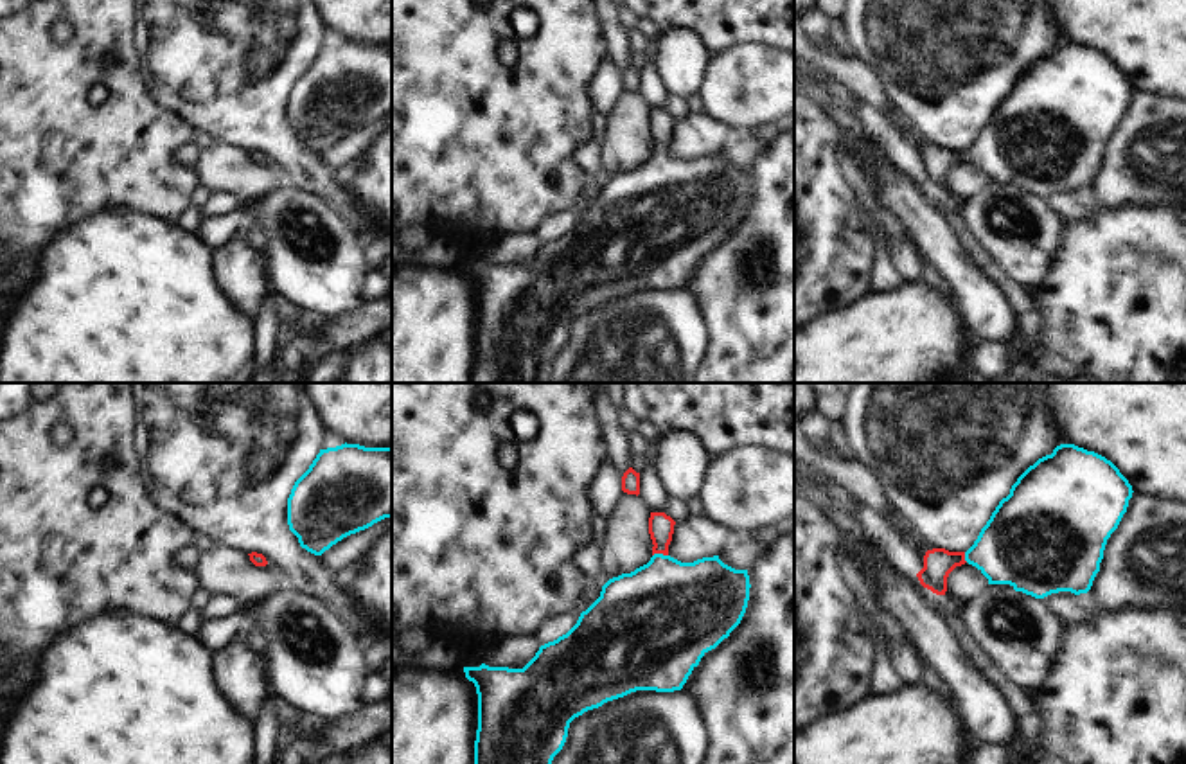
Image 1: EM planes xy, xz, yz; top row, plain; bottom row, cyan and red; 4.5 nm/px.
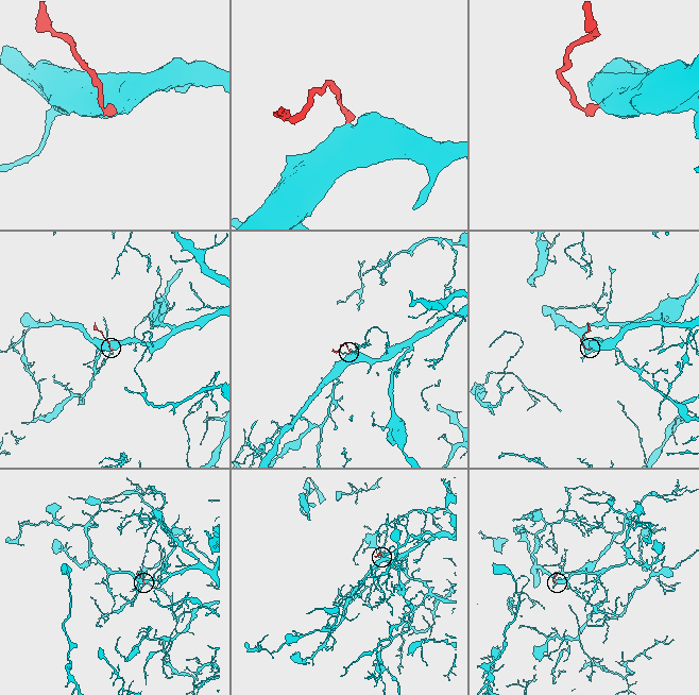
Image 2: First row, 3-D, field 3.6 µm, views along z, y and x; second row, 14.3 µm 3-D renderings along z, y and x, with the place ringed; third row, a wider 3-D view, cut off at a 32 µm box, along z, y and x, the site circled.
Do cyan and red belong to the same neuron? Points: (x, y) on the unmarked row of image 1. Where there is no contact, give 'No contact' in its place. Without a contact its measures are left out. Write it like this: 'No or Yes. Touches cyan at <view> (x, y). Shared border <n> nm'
Yes. Touches cyan at xz (660, 151). Shared border 70 nm

